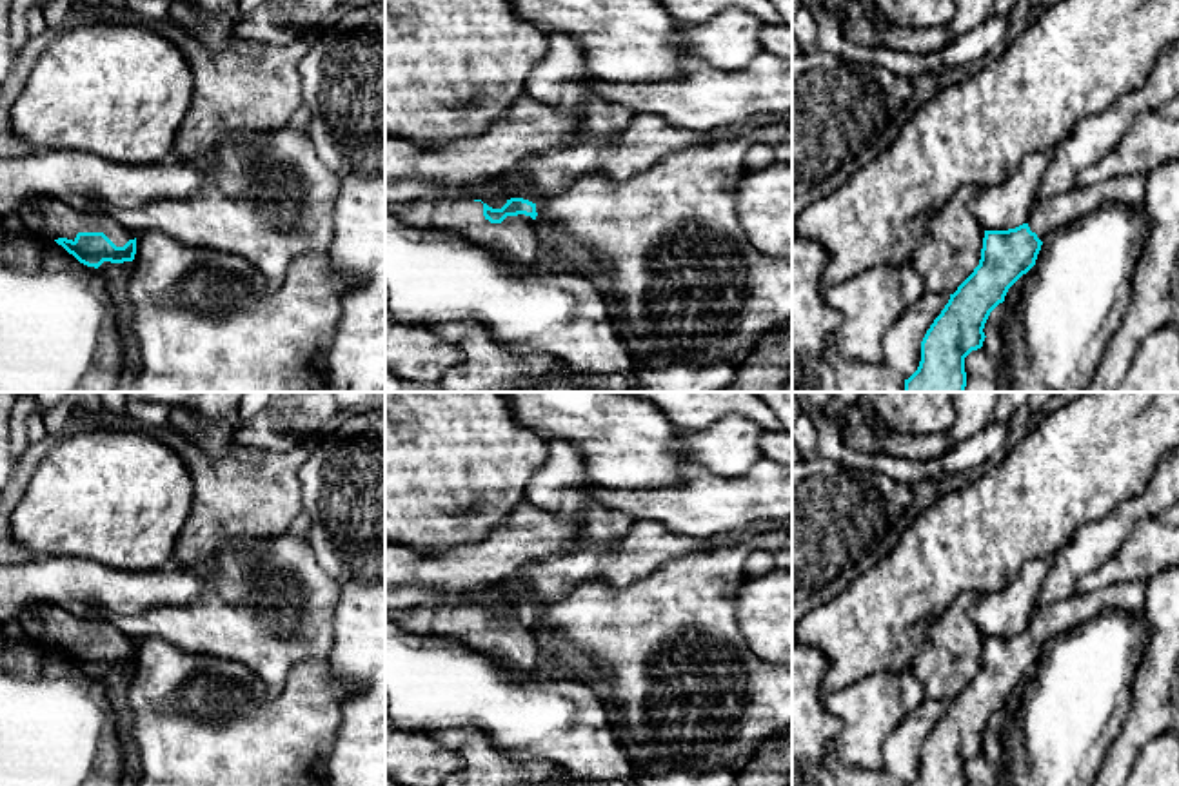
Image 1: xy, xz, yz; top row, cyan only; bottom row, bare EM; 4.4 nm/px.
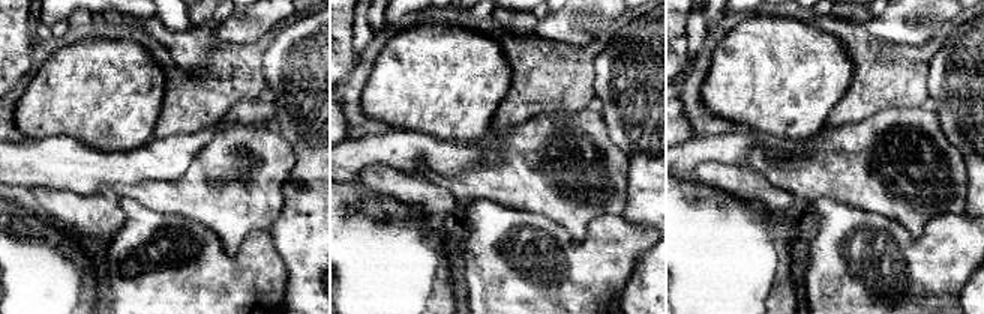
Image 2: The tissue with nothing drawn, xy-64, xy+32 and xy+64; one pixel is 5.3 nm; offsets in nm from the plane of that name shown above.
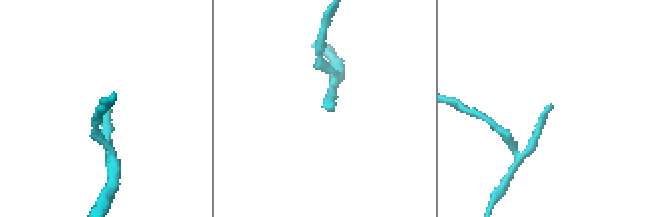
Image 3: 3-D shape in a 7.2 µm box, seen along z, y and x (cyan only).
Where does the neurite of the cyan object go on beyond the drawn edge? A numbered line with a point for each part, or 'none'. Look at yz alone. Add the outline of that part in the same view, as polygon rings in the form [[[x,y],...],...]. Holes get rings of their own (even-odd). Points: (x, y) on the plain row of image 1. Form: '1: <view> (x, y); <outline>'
1: yz (1047, 623); [[[1144,581],[1115,583],[1086,594],[1077,592],[1065,601],[1037,608],[1025,630],[1043,648],[1048,641],[1086,623],[1103,610],[1123,610],[1135,617],[1143,615],[1144,592]]]

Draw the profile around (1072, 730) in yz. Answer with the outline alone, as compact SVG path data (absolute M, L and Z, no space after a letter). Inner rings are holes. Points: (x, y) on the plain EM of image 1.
M1103 610L1043 646L1035 672L1025 681L1016 737L1008 755L1012 786L1092 786L1110 744L1125 726L1132 683L1146 644L1144 615Z

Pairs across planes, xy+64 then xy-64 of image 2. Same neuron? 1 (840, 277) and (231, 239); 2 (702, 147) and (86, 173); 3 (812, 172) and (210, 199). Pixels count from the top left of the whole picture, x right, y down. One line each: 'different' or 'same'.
1: different
2: same
3: same

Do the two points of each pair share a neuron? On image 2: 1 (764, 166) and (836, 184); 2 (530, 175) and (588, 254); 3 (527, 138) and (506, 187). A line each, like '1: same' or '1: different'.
1: same
2: different
3: same

